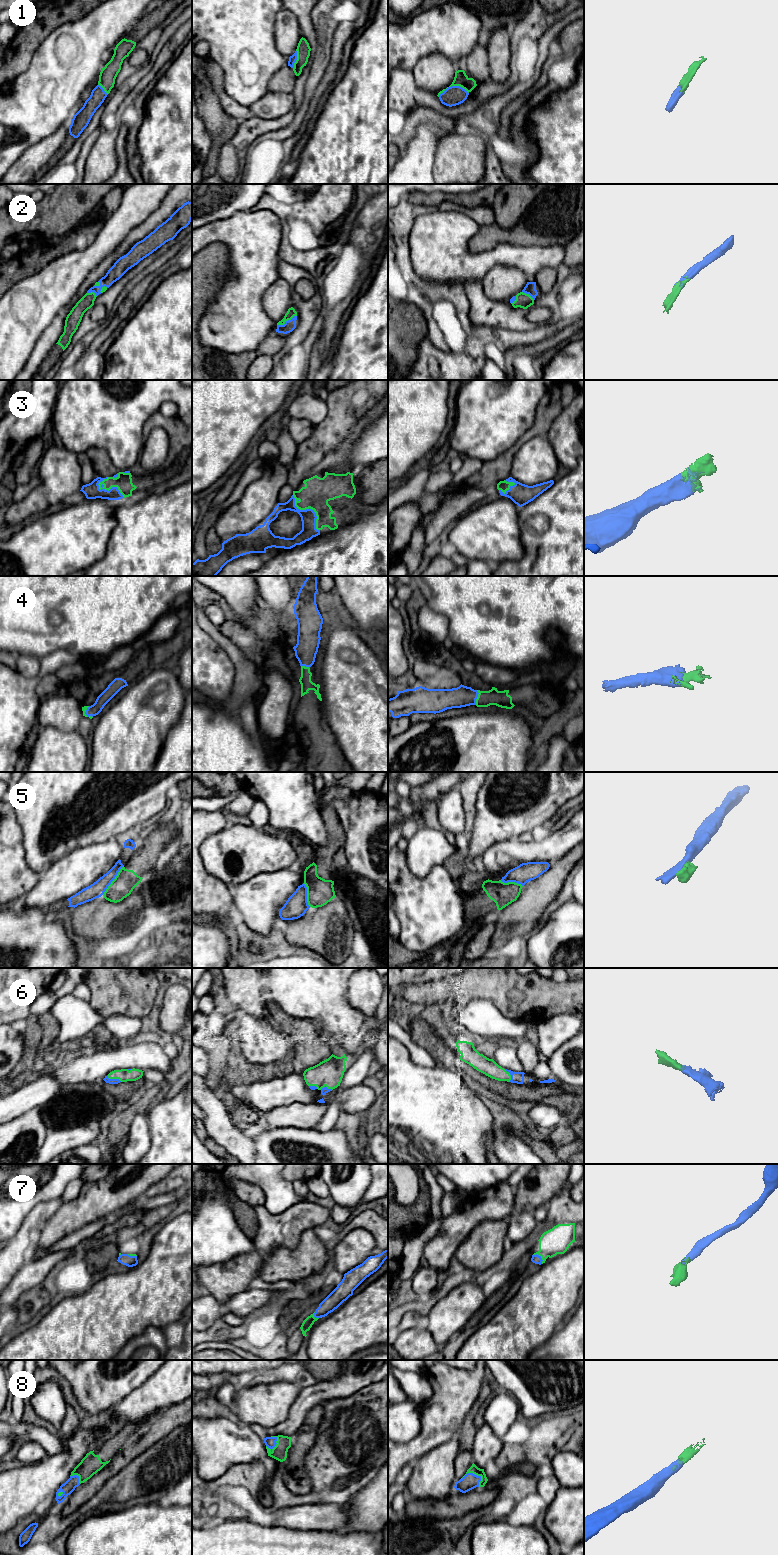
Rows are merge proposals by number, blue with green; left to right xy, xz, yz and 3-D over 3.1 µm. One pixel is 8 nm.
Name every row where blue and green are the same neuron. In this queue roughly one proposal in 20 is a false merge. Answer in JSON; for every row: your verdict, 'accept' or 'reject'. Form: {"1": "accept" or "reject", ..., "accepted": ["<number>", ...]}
{"1": "accept", "2": "accept", "3": "accept", "4": "accept", "5": "reject", "6": "accept", "7": "accept", "8": "accept", "accepted": ["1", "2", "3", "4", "6", "7", "8"]}

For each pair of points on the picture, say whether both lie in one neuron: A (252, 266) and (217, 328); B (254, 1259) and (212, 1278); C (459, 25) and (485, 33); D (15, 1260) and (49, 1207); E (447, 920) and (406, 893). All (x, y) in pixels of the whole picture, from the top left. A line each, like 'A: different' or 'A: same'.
A: same
B: same
C: different
D: same
E: same

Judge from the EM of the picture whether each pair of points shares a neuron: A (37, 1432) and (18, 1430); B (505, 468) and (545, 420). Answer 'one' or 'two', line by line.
A: one
B: one

